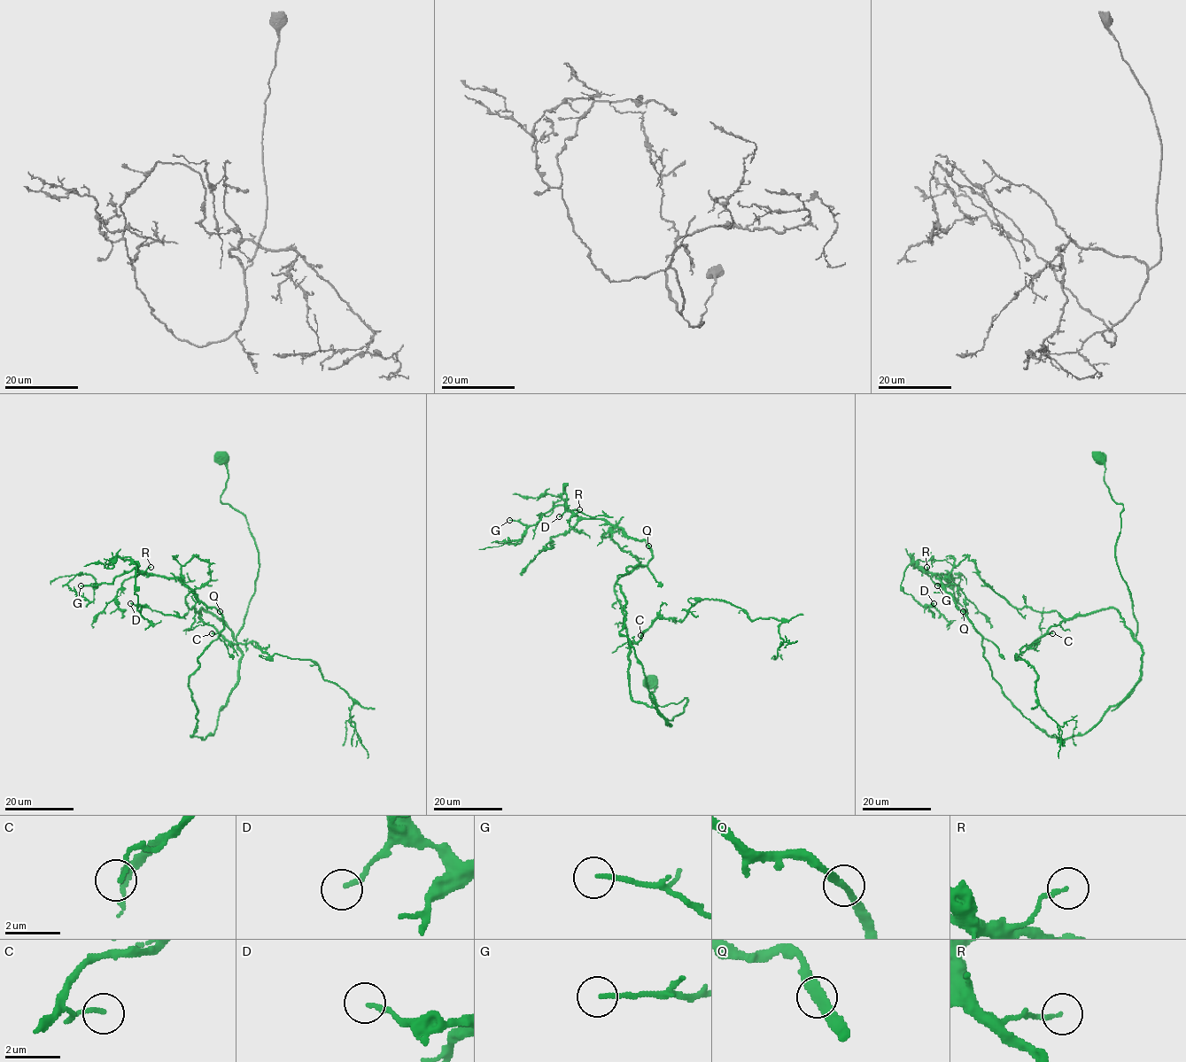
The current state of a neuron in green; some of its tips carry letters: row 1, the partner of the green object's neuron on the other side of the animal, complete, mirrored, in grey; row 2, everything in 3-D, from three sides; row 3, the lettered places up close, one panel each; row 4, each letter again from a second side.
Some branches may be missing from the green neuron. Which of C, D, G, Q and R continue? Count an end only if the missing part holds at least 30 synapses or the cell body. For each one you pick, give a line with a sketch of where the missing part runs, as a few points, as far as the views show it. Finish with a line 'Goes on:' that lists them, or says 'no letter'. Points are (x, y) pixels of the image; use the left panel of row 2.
Goes on: no letter

